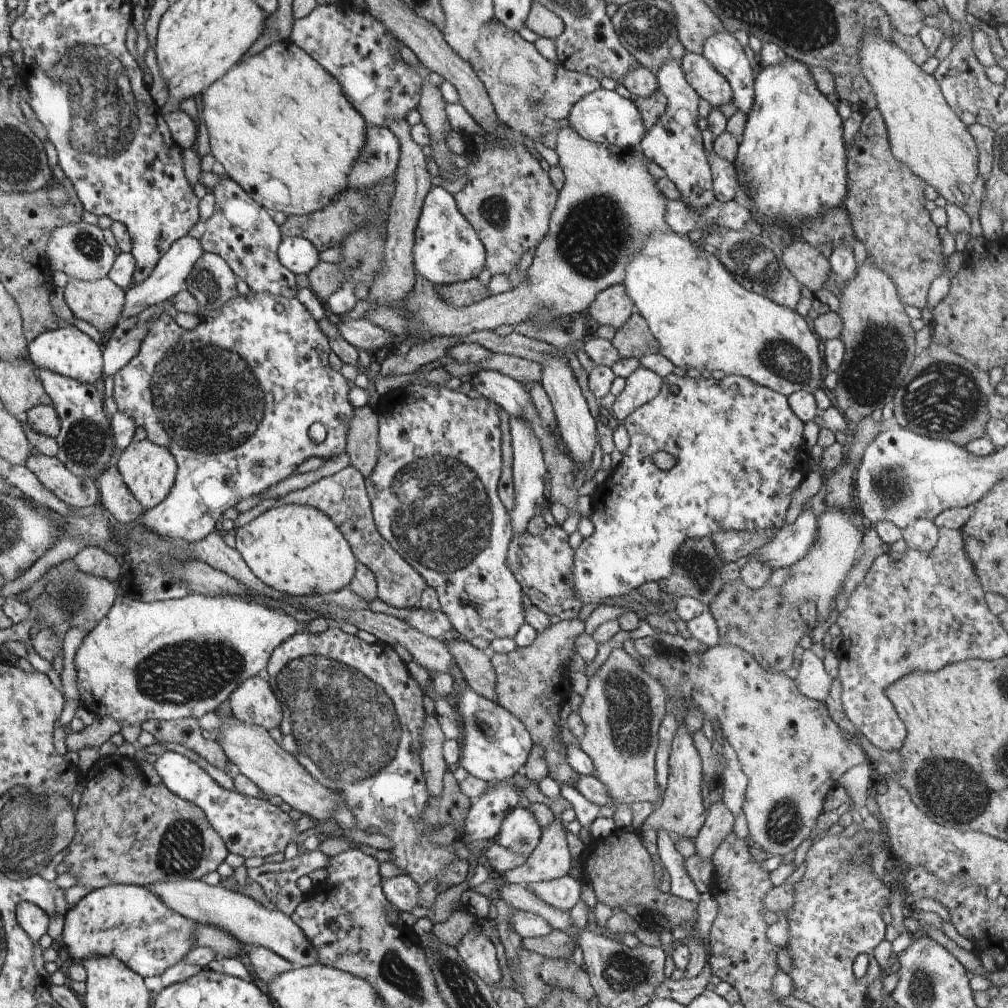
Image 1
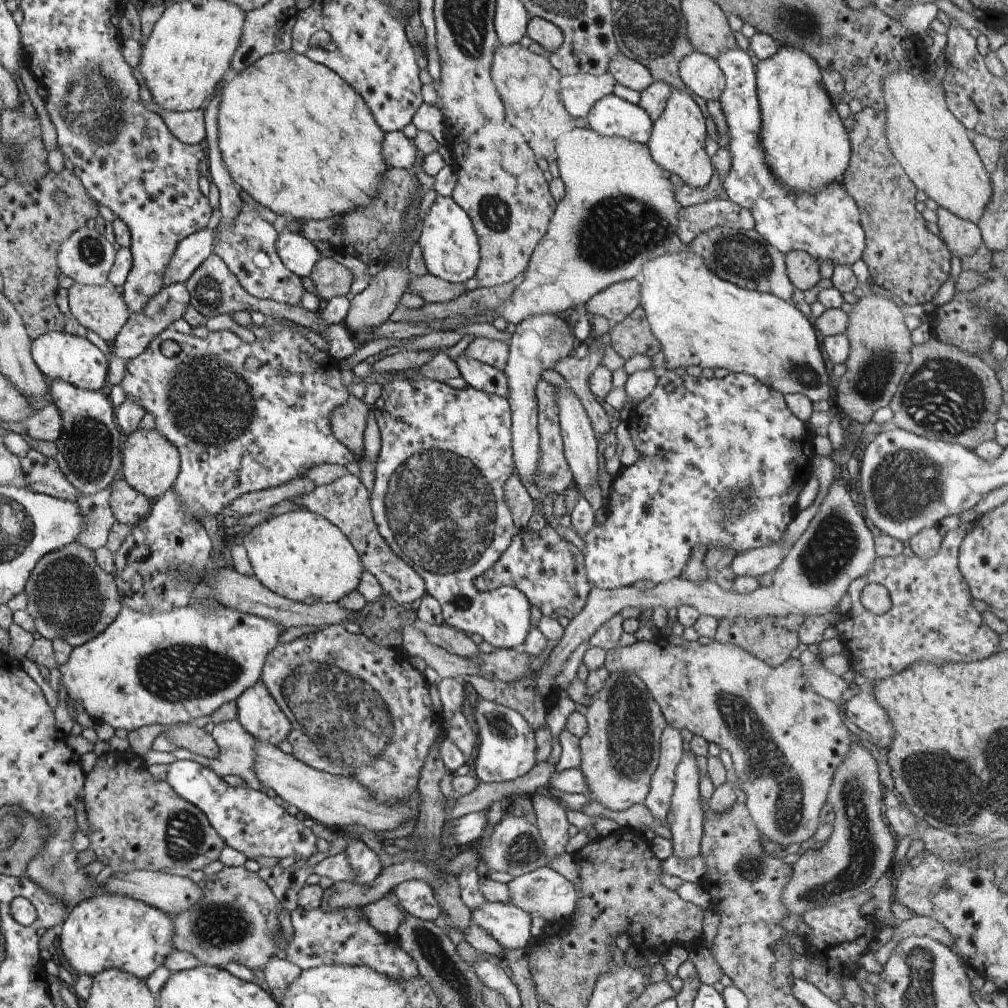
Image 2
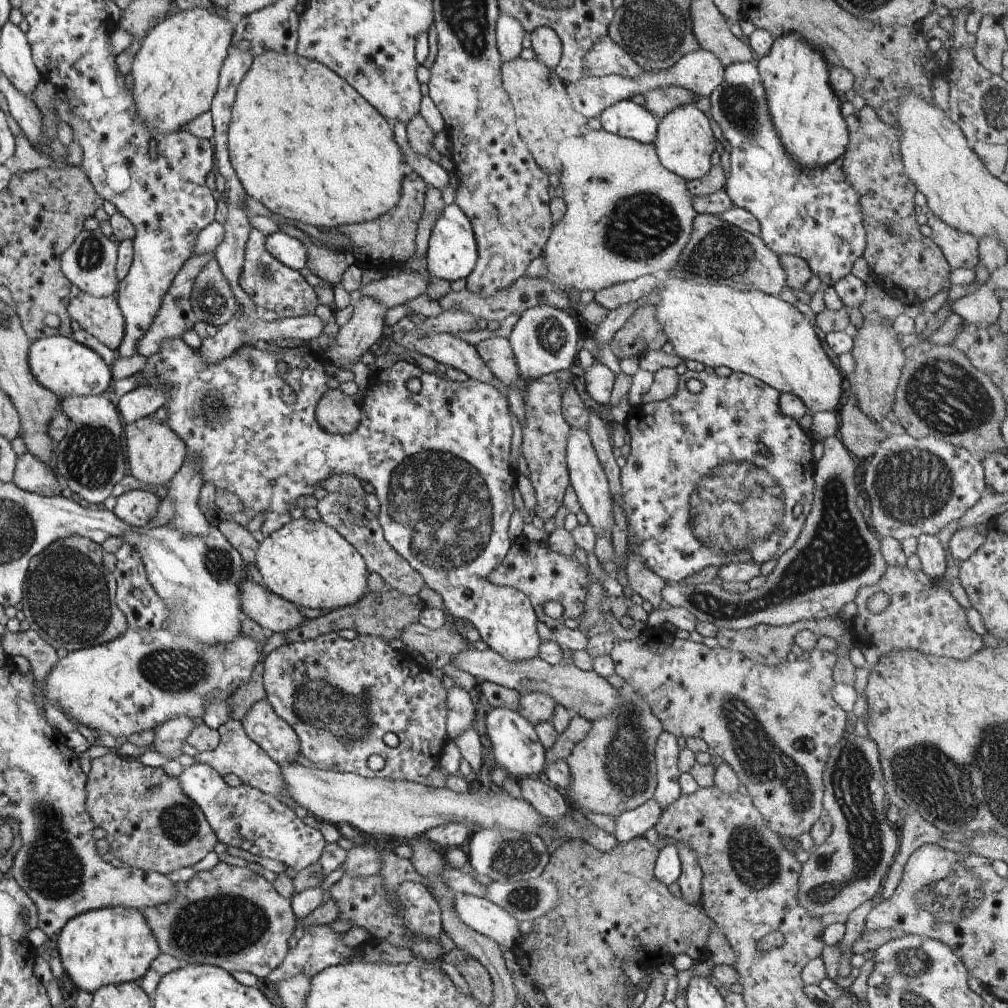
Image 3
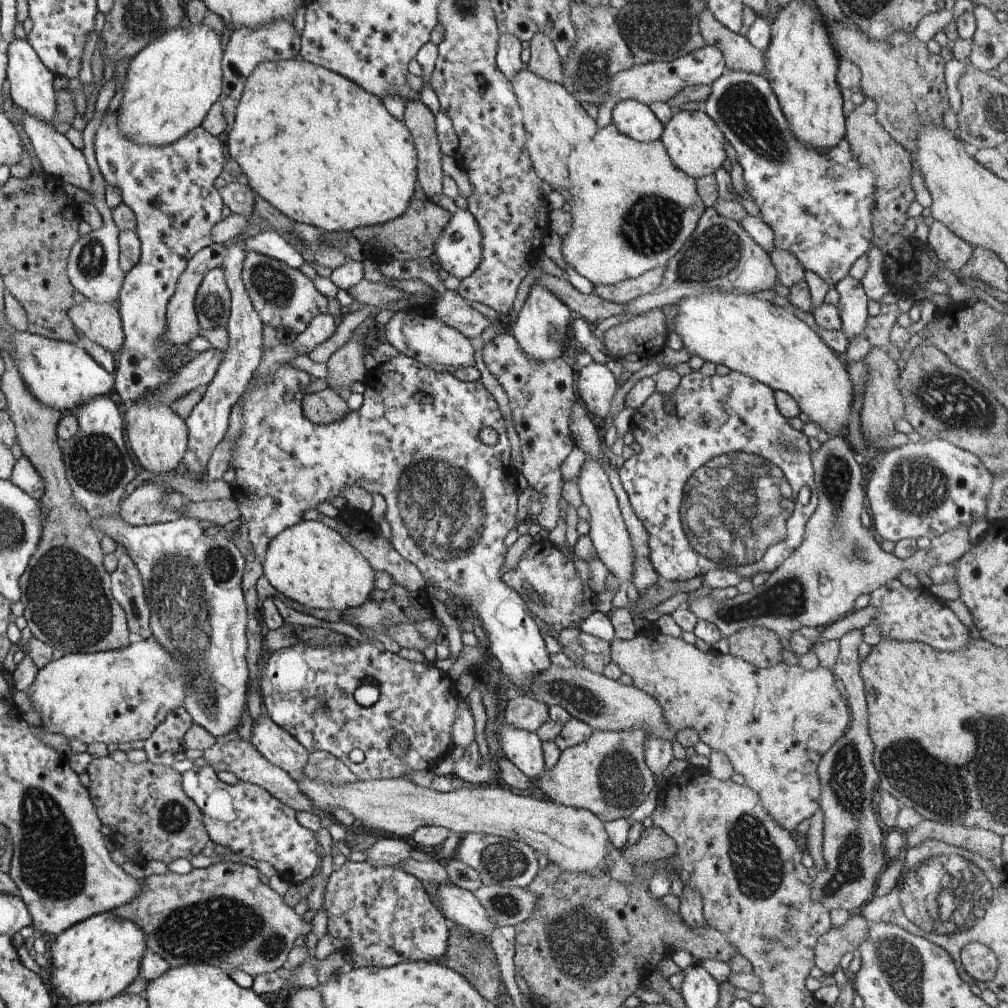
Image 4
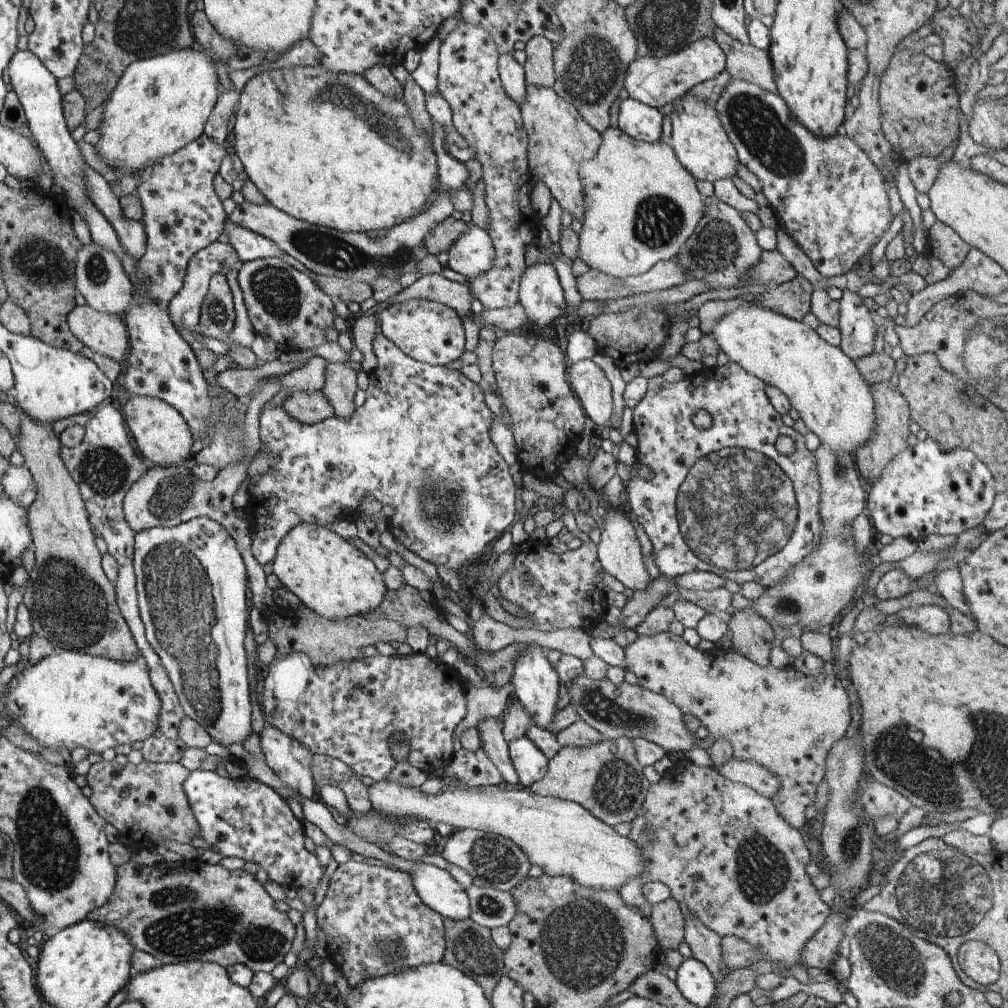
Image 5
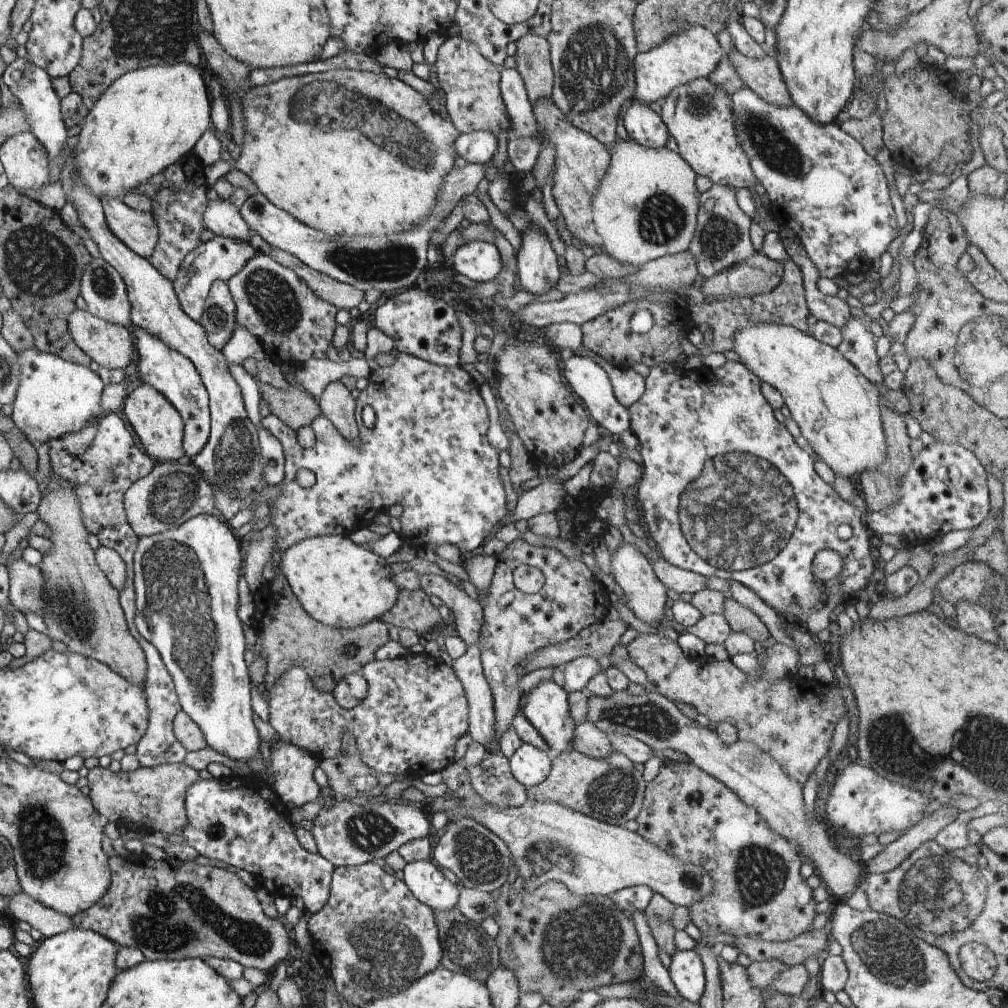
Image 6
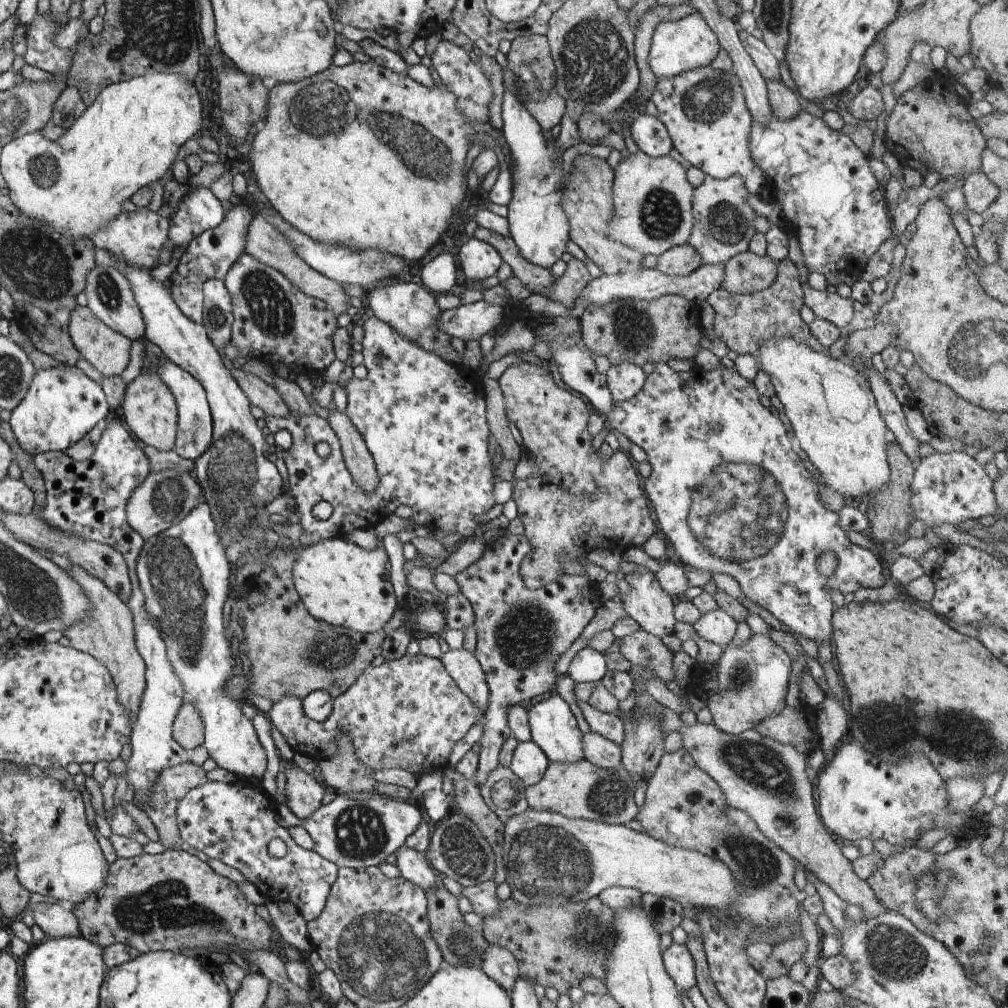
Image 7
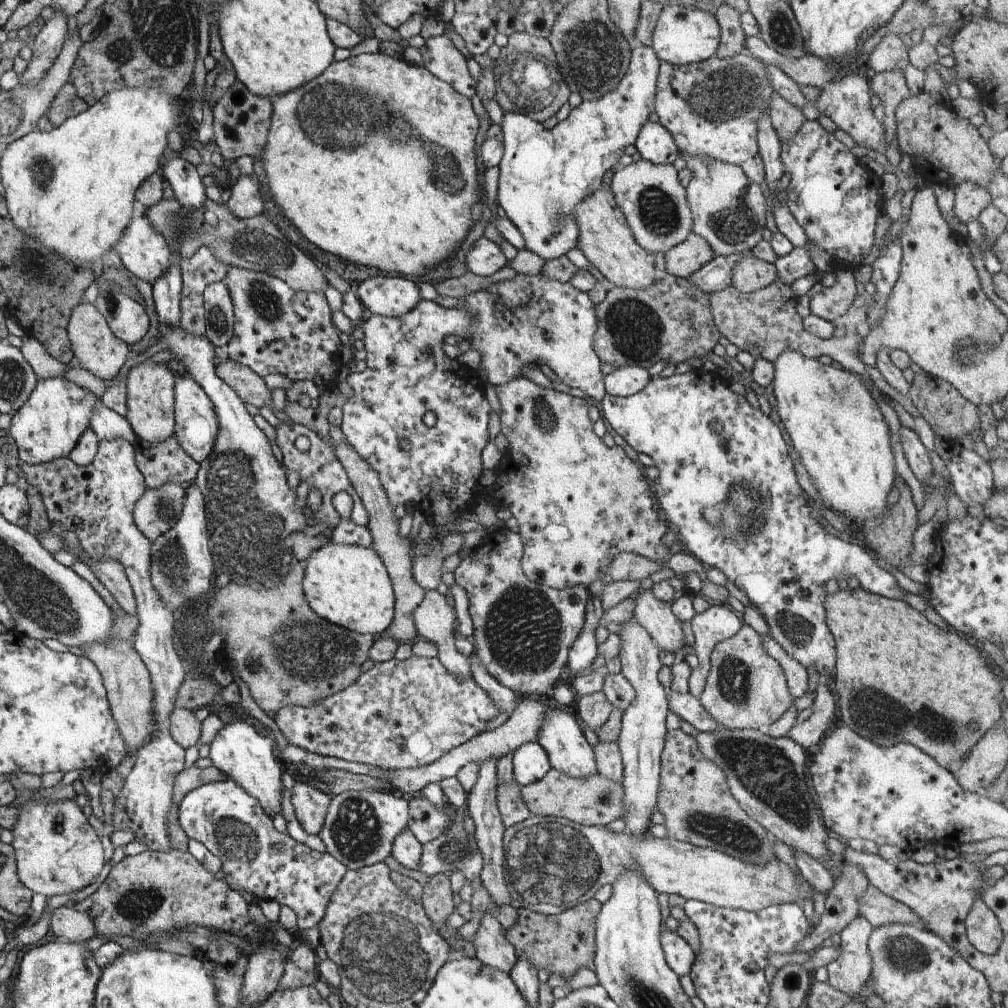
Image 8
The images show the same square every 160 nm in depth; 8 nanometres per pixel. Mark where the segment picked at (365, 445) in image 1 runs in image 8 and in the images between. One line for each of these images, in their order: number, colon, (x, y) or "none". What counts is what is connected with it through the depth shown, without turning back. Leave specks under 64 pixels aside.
2: (348, 421)
3: (336, 412)
4: (323, 407)
5: (309, 408)
6: (295, 408)
7: (264, 396)
8: (250, 386)

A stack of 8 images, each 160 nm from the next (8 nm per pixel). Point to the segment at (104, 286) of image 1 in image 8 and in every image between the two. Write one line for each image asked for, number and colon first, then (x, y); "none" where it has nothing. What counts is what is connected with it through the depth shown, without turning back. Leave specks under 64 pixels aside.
2: (101, 309)
3: (99, 316)
4: (101, 323)
5: (104, 333)
6: (110, 345)
7: (108, 351)
8: (99, 350)

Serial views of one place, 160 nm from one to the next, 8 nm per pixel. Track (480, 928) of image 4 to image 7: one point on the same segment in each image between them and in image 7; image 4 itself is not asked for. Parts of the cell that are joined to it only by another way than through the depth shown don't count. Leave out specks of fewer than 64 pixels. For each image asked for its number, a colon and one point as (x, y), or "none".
5: (437, 889)
6: (425, 880)
7: (413, 866)

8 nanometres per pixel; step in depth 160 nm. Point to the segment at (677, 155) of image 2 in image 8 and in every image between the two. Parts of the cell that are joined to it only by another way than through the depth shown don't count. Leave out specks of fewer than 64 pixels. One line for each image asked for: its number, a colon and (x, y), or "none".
3: (685, 143)
4: (696, 145)
5: (699, 139)
6: (698, 114)
7: (704, 110)
8: (712, 108)

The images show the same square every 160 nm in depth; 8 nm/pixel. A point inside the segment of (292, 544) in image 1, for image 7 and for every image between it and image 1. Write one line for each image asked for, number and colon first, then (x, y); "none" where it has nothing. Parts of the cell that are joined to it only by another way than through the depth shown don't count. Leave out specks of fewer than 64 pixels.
2: (300, 555)
3: (307, 562)
4: (310, 563)
5: (332, 577)
6: (343, 584)
7: (342, 583)

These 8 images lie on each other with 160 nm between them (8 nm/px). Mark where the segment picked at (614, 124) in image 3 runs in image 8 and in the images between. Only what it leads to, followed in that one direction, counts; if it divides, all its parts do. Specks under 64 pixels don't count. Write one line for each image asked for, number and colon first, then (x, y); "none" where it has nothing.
4: (633, 118)
5: (638, 120)
6: (646, 127)
7: (651, 136)
8: (655, 143)

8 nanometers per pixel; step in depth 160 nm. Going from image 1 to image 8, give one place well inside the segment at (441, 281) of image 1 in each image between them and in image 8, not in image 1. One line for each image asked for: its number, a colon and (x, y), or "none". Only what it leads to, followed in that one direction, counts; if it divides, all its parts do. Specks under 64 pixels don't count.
2: (449, 243)
3: (452, 253)
4: (459, 249)
5: (472, 253)
6: (478, 260)
7: (479, 260)
8: (485, 258)

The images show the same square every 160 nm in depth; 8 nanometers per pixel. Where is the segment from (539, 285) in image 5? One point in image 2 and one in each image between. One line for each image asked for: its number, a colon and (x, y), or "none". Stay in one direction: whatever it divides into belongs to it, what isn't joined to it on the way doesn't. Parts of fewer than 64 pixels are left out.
2: (540, 342)
3: (544, 340)
4: (541, 325)

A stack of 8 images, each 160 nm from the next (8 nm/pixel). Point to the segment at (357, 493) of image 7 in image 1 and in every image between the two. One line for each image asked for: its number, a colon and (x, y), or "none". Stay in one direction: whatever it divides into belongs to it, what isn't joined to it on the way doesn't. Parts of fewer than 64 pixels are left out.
1: (234, 399)
2: (438, 500)
3: (438, 461)
4: (451, 499)
5: (421, 443)
6: (428, 451)

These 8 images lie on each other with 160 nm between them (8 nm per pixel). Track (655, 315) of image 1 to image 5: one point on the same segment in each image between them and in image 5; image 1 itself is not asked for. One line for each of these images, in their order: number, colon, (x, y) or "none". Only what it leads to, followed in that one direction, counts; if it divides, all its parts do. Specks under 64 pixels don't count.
2: (700, 319)
3: (751, 332)
4: (765, 341)
5: (833, 399)

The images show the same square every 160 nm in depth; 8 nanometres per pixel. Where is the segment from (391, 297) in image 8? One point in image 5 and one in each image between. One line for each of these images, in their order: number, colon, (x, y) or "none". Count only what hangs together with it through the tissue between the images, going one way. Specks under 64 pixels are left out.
5: (428, 331)
6: (422, 325)
7: (411, 309)

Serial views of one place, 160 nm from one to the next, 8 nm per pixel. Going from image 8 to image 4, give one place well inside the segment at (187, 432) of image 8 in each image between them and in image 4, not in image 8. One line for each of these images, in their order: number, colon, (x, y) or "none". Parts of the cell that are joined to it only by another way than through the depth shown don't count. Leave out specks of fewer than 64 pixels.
4: (172, 190)
5: (183, 213)
6: (161, 366)
7: (194, 416)

